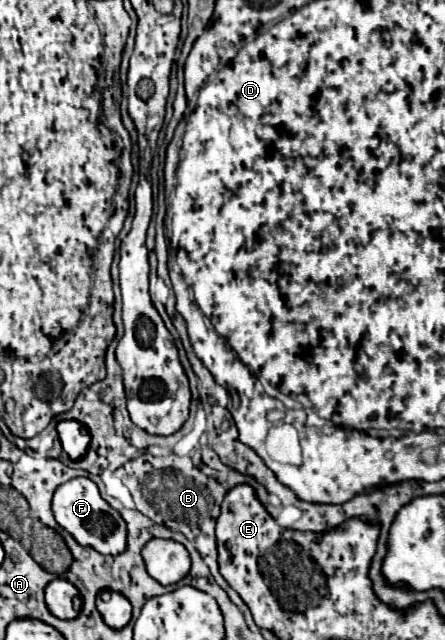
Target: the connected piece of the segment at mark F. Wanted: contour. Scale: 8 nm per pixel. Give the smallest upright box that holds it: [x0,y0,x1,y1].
[53,477,127,555]

